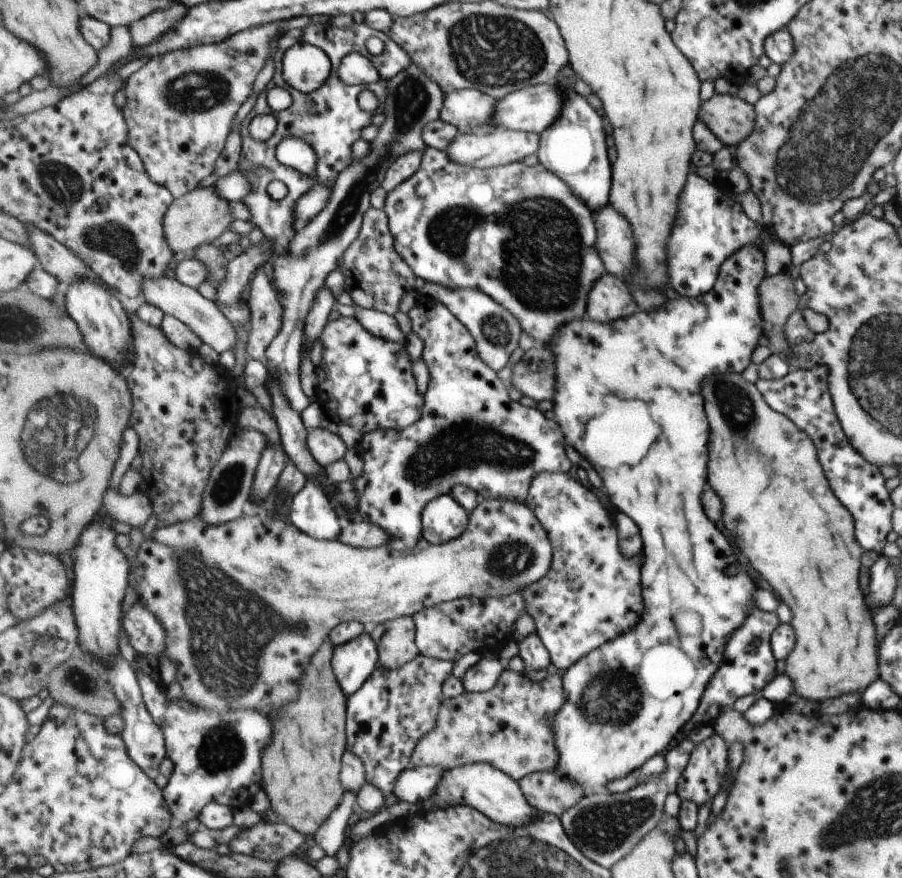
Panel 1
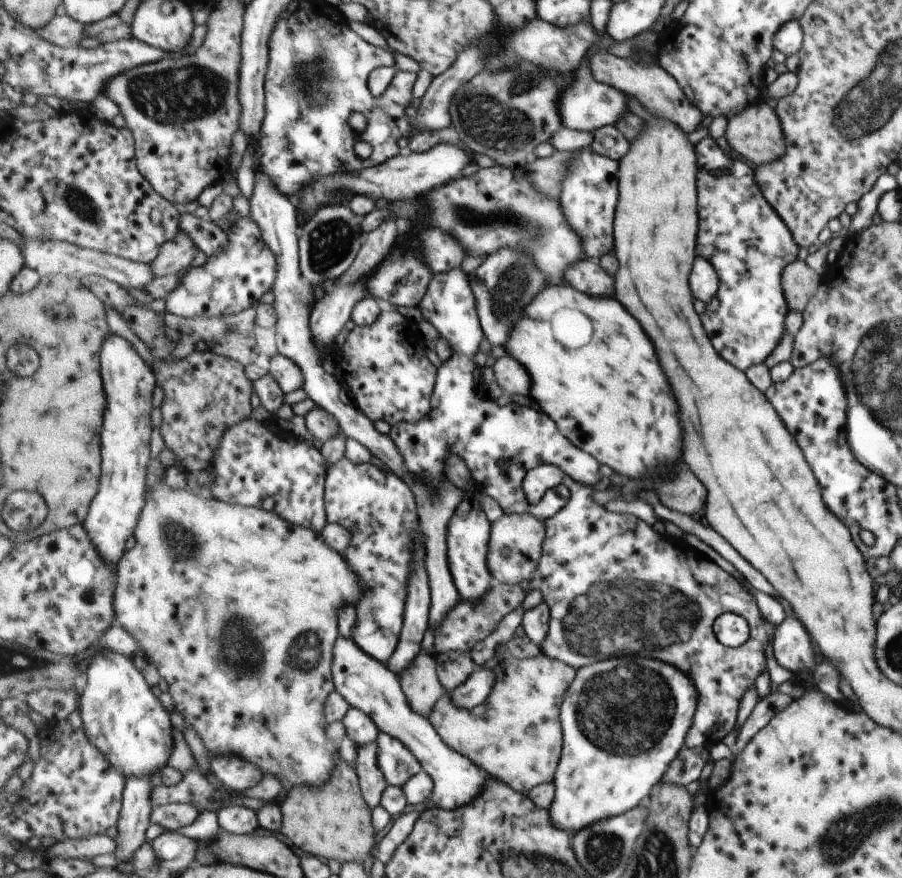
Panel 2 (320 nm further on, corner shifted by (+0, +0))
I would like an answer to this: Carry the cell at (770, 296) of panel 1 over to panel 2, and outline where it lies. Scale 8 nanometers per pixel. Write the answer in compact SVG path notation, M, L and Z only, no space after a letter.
M795 259L781 271L780 285L790 311L802 312L815 296L819 276L815 270L805 266L805 261Z

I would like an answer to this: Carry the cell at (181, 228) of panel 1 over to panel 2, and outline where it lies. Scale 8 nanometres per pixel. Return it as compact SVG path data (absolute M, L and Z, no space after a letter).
M183 231L177 232L175 238L163 244L155 261L150 263L156 277L179 275L191 267L198 246L196 242Z

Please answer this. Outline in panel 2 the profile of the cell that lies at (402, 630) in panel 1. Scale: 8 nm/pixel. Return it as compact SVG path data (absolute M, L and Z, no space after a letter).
M422 650L412 665L399 676L409 706L429 718L446 691L440 681L435 655L425 654Z

